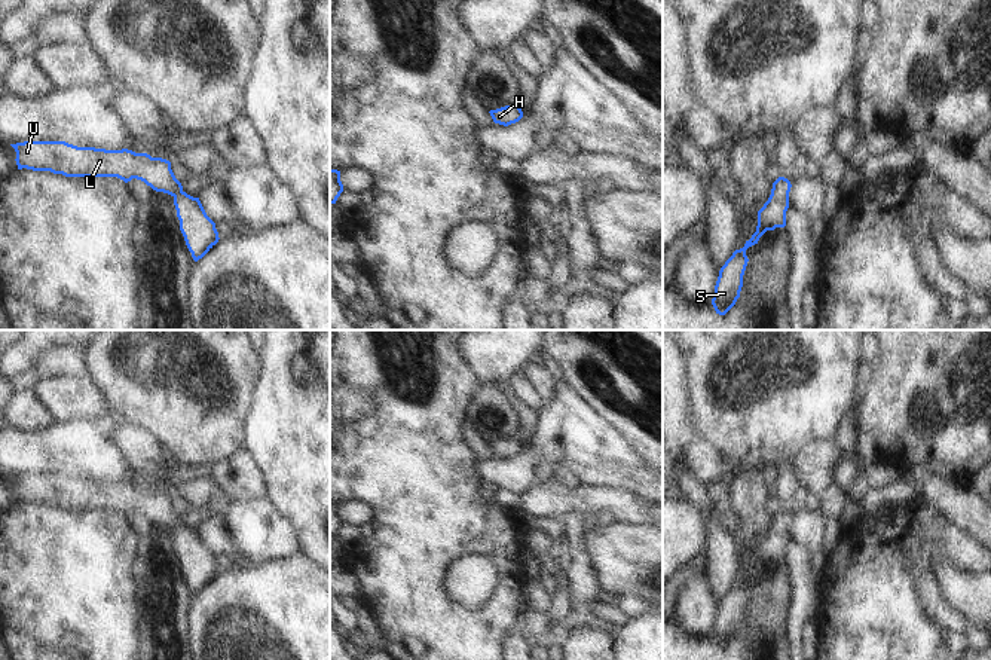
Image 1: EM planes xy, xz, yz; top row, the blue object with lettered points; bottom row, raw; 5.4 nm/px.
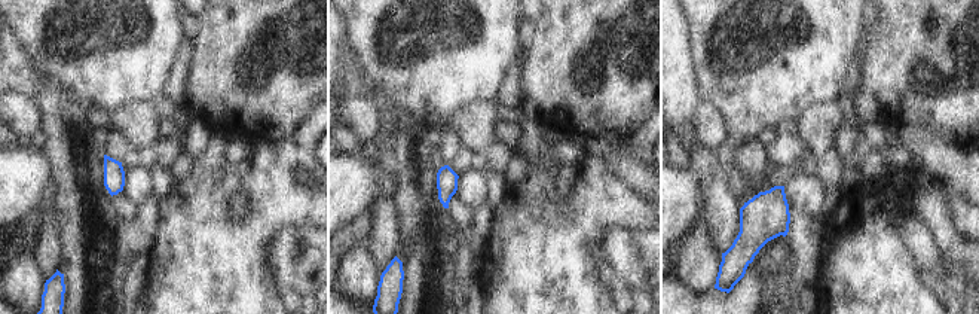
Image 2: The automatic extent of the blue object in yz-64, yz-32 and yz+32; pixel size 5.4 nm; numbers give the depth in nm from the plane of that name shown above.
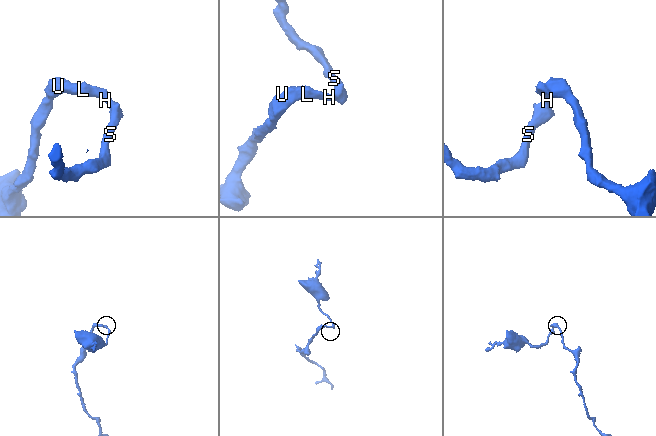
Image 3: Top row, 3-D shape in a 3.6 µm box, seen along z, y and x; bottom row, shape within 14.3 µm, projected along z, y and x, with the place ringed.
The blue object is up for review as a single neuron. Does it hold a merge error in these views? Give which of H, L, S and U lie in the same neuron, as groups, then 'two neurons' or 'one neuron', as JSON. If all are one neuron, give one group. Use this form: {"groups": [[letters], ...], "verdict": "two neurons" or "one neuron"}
{"groups": [["H", "L", "S", "U"]], "verdict": "one neuron"}

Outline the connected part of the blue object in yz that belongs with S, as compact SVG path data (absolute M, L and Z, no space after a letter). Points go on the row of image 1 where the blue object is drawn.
M779 177L773 183L771 195L764 207L758 211L756 232L744 247L735 250L732 256L725 262L719 271L719 276L715 285L715 296L712 305L719 315L725 315L740 297L743 287L743 275L747 266L746 250L758 244L759 238L767 230L786 226L786 211L789 208L790 181L784 177Z

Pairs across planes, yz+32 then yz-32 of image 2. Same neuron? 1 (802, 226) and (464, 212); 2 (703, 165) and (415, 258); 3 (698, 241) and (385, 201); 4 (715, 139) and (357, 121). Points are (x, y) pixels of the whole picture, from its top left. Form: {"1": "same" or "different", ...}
{"1": "same", "2": "different", "3": "different", "4": "same"}

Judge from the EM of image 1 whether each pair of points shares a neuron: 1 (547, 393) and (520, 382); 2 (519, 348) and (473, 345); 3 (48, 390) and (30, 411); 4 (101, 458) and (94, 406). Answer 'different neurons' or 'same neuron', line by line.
1: different neurons
2: same neuron
3: different neurons
4: different neurons

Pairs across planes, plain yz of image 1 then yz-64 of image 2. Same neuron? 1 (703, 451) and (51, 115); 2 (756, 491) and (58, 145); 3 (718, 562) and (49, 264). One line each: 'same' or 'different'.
1: different
2: same
3: same

